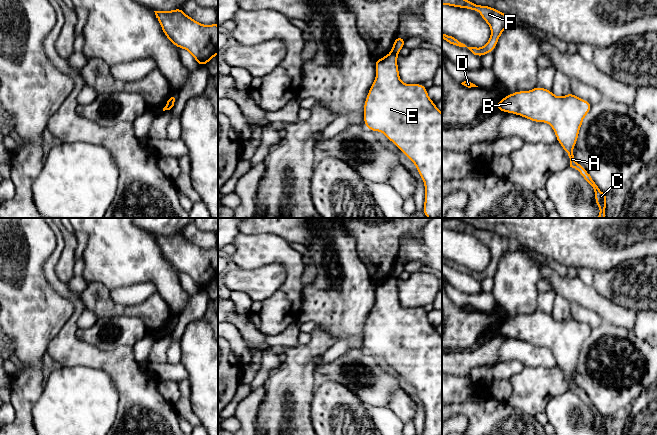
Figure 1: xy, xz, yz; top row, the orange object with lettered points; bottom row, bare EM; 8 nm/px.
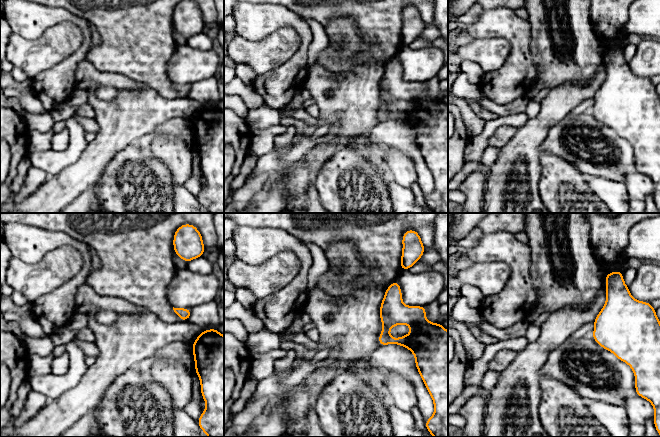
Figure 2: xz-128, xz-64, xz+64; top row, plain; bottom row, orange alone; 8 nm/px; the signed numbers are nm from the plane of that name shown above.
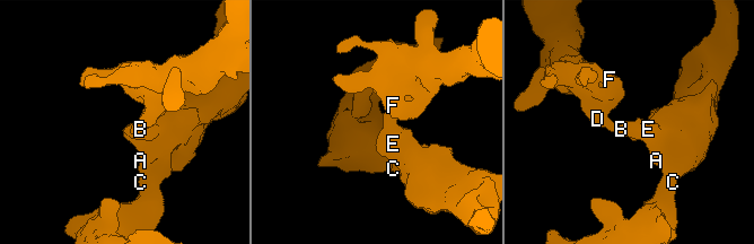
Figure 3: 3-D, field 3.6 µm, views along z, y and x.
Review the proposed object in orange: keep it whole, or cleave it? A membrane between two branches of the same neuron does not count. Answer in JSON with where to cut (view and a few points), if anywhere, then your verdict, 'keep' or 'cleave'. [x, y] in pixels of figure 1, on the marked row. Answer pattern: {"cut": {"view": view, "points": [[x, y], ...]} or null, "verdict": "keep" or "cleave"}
{"cut": {"view": "xz", "points": [[391, 51], [397, 54]]}, "verdict": "cleave"}

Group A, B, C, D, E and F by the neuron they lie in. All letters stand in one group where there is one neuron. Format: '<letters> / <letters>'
A B C E / D F

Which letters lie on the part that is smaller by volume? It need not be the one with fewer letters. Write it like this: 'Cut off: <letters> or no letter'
Cut off: D, F

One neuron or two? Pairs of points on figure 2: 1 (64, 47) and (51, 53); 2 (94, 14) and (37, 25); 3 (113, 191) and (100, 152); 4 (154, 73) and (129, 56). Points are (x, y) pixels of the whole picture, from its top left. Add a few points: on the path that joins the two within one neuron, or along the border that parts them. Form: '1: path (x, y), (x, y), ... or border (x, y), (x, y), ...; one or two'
1: path (61, 47), (57, 47), (54, 50); one
2: border (67, 10), (90, 22); two
3: border (120, 150), (106, 166), (100, 178), (92, 187); two
4: path (148, 67), (135, 56); one

